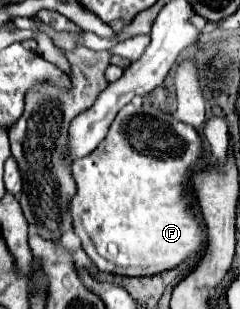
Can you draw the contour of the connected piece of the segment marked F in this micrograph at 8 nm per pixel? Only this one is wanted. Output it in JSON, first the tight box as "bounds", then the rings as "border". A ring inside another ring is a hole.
{"bounds":[69,100,203,276],"border":[[[143,100],[141,106],[129,104],[129,110],[121,110],[117,114],[107,138],[93,154],[73,162],[71,172],[77,184],[77,192],[69,202],[73,230],[79,236],[87,256],[101,272],[121,276],[153,276],[171,270],[189,256],[201,252],[203,230],[189,206],[189,176],[193,174],[201,154],[201,138],[193,126],[179,122],[171,114],[155,108],[149,100]]]}

